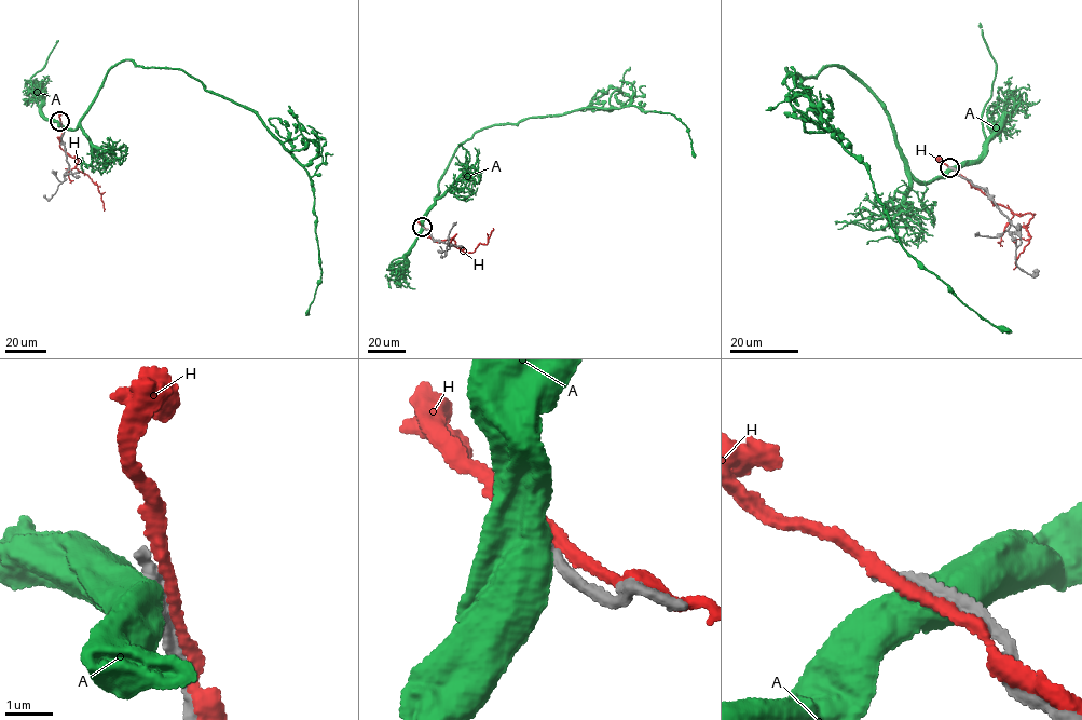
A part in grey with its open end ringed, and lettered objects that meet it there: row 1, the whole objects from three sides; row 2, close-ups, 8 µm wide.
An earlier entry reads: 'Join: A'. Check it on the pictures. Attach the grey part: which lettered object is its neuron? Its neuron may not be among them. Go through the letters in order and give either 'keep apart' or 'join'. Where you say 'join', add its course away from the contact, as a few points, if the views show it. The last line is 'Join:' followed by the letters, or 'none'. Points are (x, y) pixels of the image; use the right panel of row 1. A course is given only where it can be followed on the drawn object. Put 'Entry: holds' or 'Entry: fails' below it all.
A: keep apart
H: keep apart
Join: none
Entry: fails

